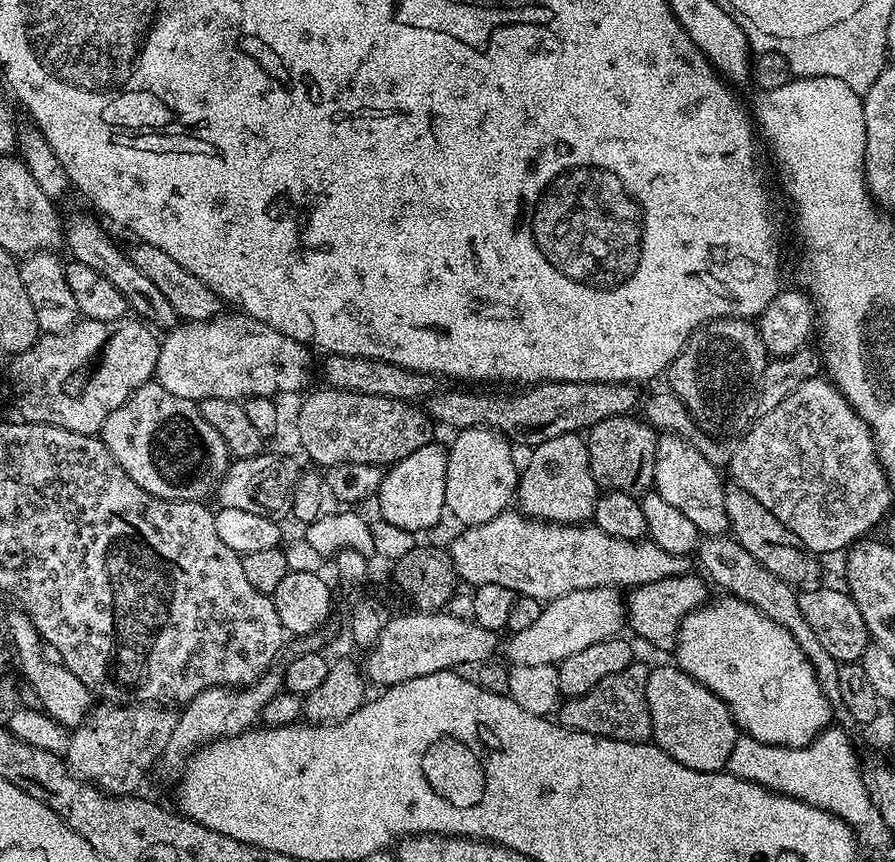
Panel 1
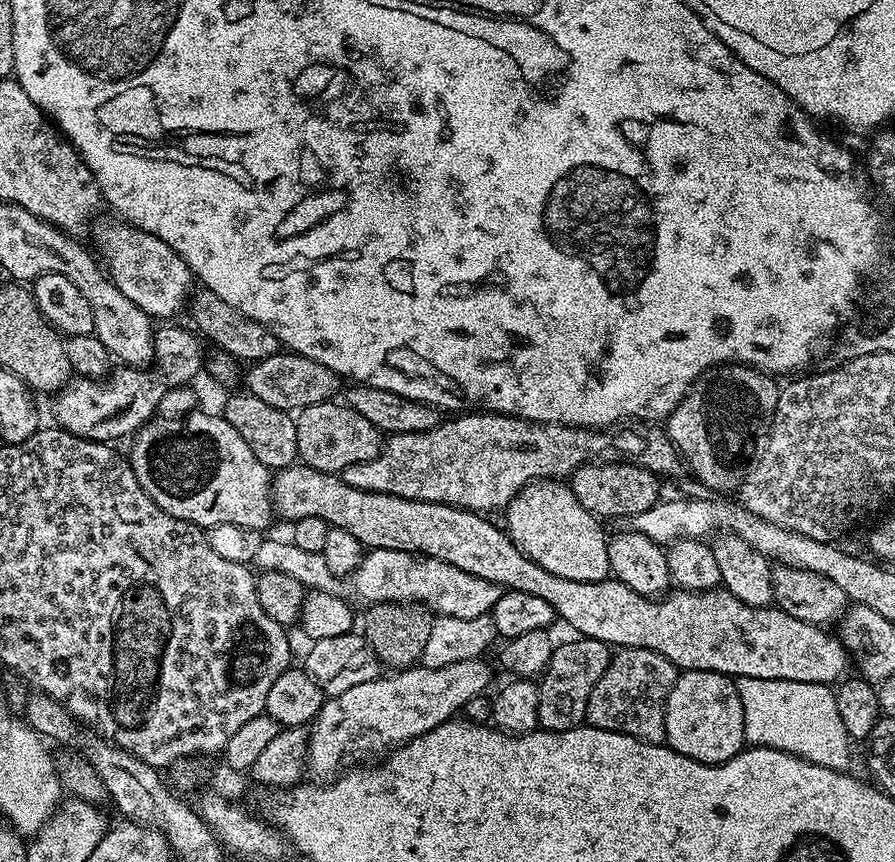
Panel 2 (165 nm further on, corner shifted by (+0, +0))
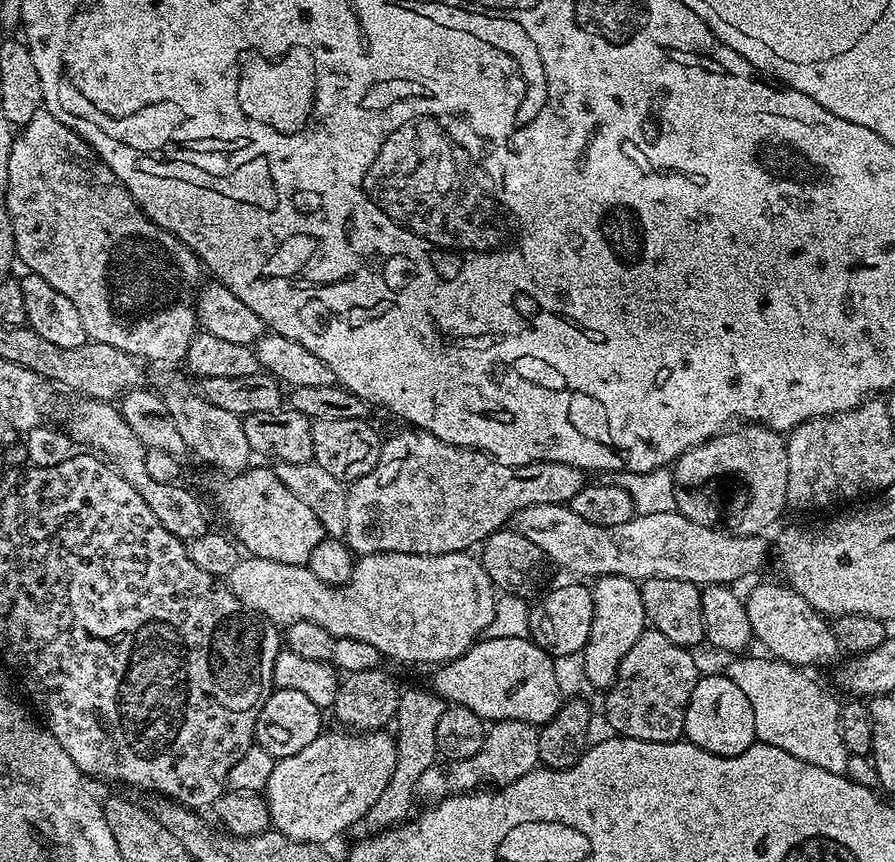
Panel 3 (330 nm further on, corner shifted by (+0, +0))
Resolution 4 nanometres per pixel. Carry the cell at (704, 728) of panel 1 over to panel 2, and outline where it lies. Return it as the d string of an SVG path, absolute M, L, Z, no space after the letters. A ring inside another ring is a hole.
M706 670L681 671L666 698L667 747L703 764L724 764L745 747L742 698L733 677Z

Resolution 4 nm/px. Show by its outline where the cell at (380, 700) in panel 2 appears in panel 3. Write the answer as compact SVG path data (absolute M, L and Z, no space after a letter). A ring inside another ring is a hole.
M388 730L321 731L310 746L276 762L266 789L270 824L283 836L327 845L351 824L363 821L378 802L395 770L397 737Z

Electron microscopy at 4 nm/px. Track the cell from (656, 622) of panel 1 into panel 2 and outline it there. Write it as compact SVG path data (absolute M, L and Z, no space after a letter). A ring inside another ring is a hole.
M299 462L291 464L289 468L281 468L273 475L272 511L279 519L281 516L287 522L302 518L322 518L331 527L346 530L346 534L354 534L354 538L358 538L358 542L365 549L398 550L427 556L429 560L450 562L450 566L458 566L458 570L466 570L466 574L486 578L486 582L494 582L514 592L546 598L557 617L561 621L564 619L576 631L573 633L589 640L601 640L617 649L654 650L662 654L662 658L670 658L670 662L674 662L680 670L706 670L733 678L744 676L831 685L837 683L846 674L844 672L847 666L850 666L848 652L835 633L830 634L828 632L831 631L819 625L802 622L801 619L786 614L778 606L752 607L723 588L709 592L672 590L663 598L653 598L630 590L630 586L615 578L600 580L598 583L558 578L558 574L550 574L550 570L542 570L542 566L529 560L508 537L507 531L501 525L499 528L498 525L491 524L487 515L468 512L453 504L435 504L425 500L398 498L394 494L358 490L347 484L343 475L319 472Z

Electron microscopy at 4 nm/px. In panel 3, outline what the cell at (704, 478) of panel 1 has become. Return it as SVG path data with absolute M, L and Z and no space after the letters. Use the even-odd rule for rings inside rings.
M756 584L746 595L753 637L761 640L775 659L797 666L809 666L841 655L842 649L834 638L831 623L792 588L777 584Z

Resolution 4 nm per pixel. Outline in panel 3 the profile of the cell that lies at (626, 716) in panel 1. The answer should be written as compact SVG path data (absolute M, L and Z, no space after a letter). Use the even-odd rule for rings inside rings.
M646 630L640 635L638 642L634 642L634 646L626 650L626 656L618 666L616 680L605 695L608 697L604 700L604 716L612 727L611 731L615 735L638 738L642 742L669 744L671 740L681 739L684 735L686 706L697 680L702 675L701 669L696 669L696 660L692 655L689 649L670 642L670 638L666 638L666 634L661 632Z

